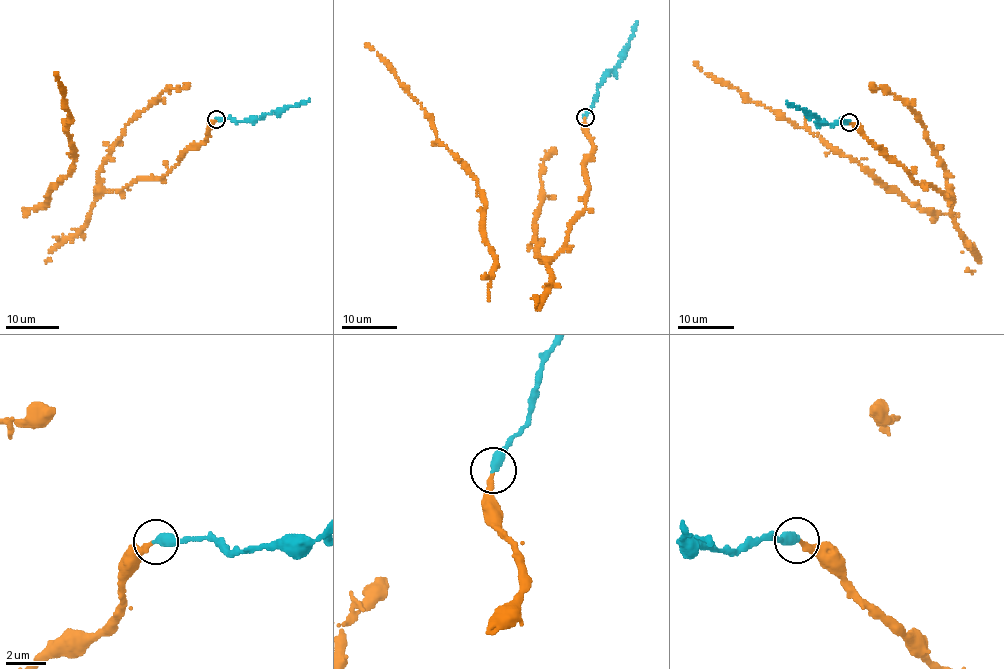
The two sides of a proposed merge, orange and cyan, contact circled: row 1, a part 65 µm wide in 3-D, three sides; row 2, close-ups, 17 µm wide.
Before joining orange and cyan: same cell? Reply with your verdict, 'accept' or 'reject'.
accept

